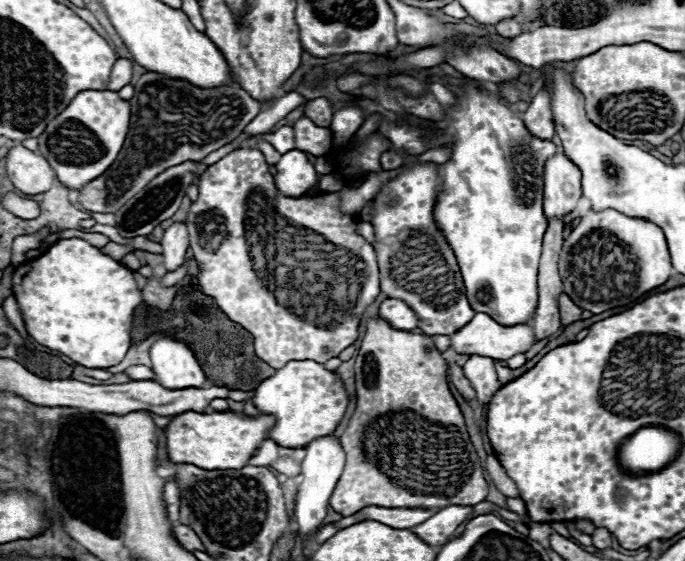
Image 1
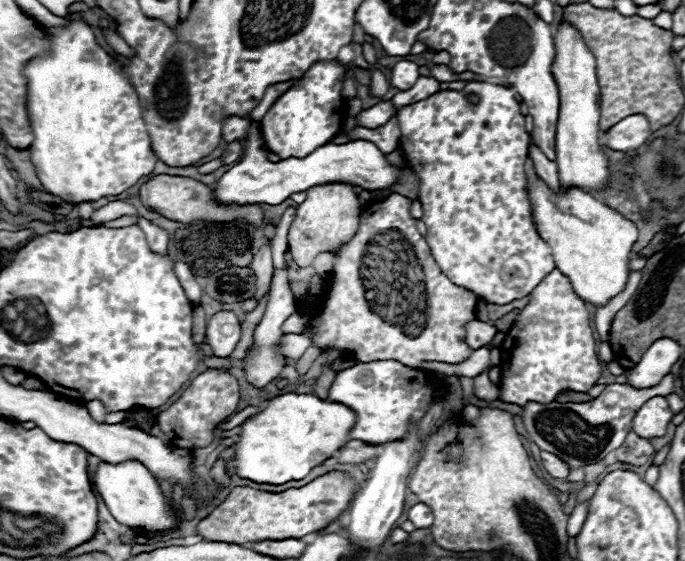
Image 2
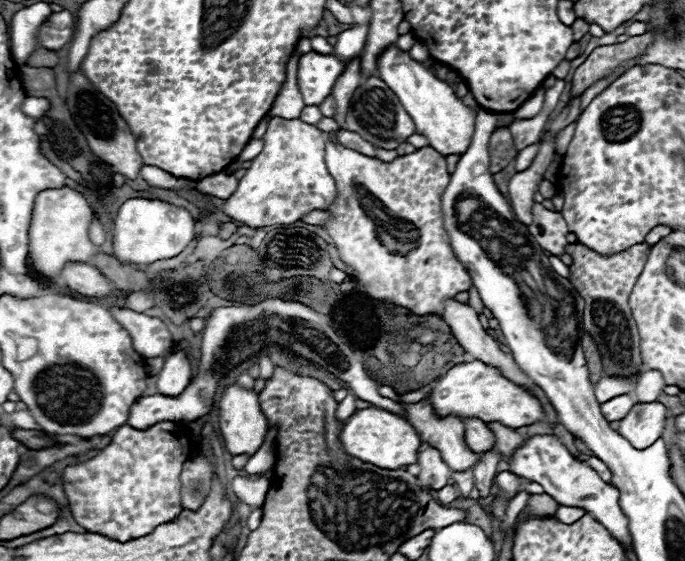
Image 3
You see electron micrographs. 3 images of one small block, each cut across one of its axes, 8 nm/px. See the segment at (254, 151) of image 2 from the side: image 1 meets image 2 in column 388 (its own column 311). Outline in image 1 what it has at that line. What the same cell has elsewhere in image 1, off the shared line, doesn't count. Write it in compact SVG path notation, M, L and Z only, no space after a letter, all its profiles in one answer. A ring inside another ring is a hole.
M290 150L282 154L282 158L276 164L274 184L284 196L302 196L316 184L316 180L316 170L310 164L306 152L302 150Z

